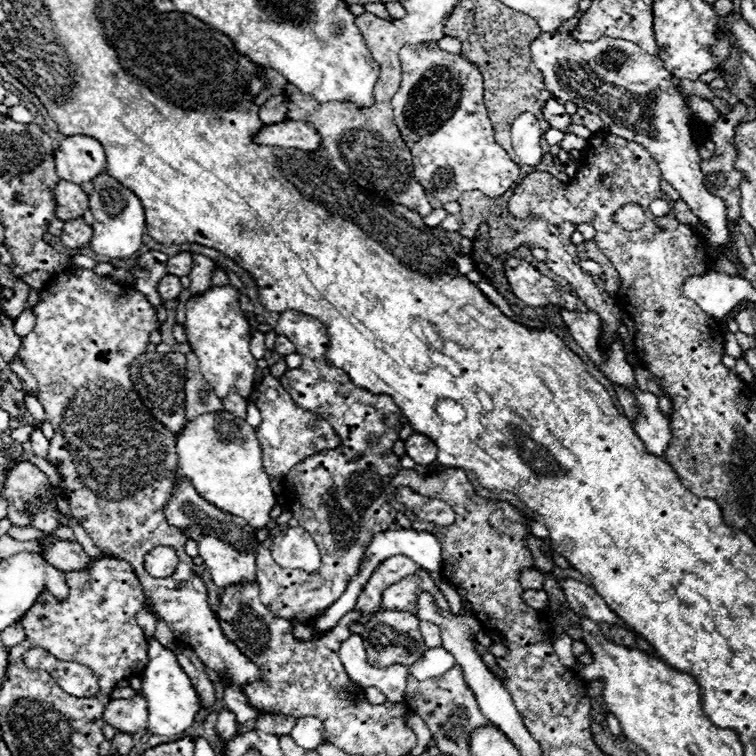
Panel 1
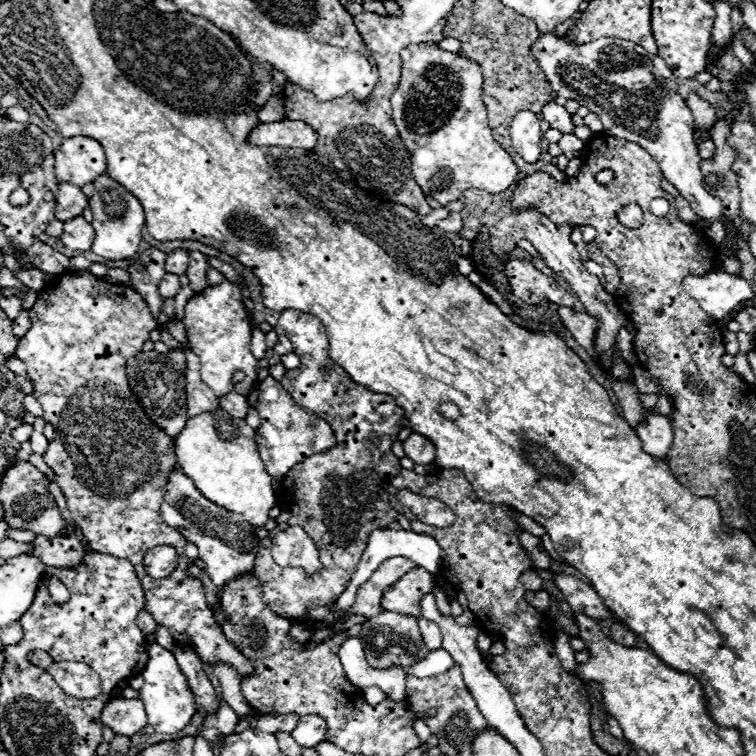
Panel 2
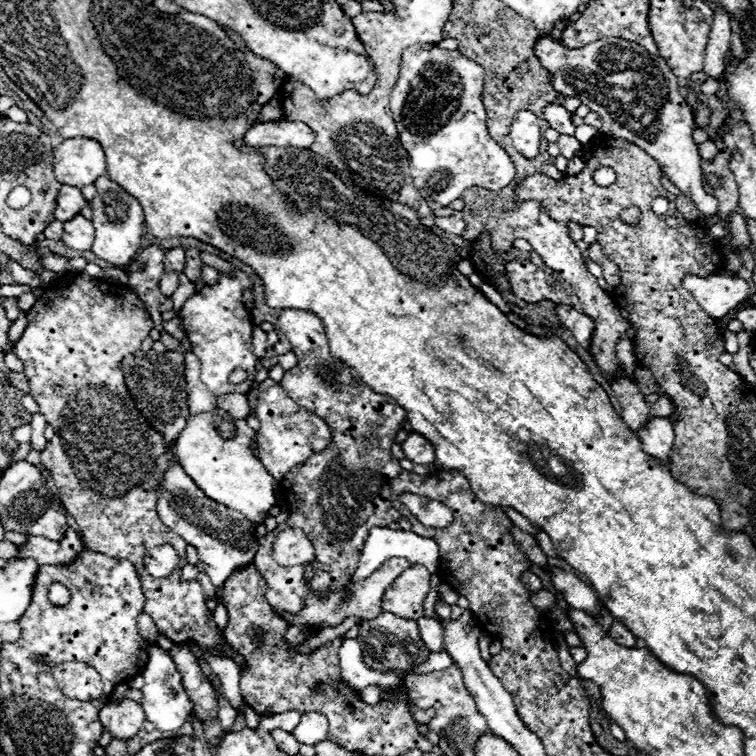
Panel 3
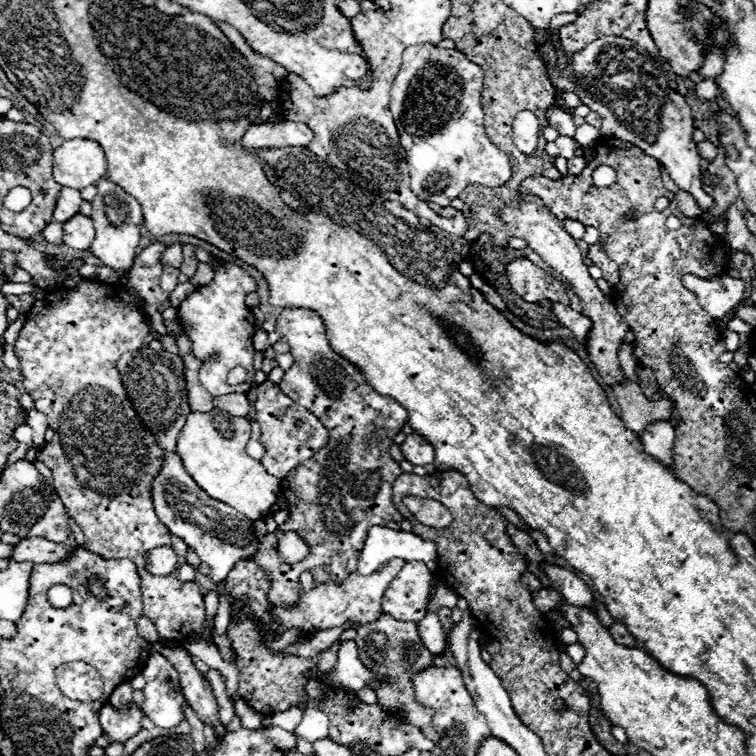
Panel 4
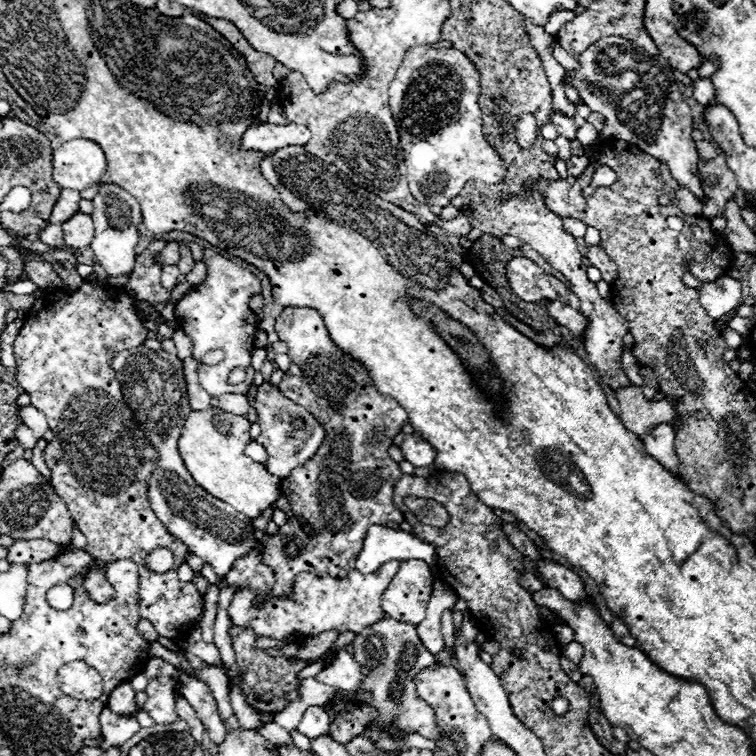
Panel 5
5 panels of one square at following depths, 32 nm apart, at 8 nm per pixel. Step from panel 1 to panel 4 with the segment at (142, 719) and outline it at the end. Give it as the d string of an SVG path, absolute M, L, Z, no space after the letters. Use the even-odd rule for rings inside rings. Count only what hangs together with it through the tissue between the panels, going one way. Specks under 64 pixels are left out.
M106 704L104 710L100 710L100 726L102 726L104 734L108 736L108 744L112 744L112 742L124 744L128 738L132 738L136 732L140 732L140 728L142 728L140 716L142 716L142 710L136 704L124 712L118 712Z

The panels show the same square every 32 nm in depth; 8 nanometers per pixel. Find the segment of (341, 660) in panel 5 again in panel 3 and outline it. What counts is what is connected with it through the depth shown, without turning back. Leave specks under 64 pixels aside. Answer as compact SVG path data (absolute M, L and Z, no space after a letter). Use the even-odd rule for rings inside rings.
M354 638L342 642L338 658L340 658L340 680L346 686L352 686L352 690L362 690L370 684L376 684L380 688L394 688L400 682L400 678L392 672L370 670L364 664L360 644Z

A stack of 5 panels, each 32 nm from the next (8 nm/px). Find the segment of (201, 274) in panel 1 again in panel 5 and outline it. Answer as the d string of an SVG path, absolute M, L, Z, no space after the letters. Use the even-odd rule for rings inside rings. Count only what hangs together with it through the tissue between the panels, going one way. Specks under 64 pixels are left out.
M180 244L180 262L178 262L180 272L182 272L182 274L188 274L188 272L192 270L192 264L194 264L194 258L192 258L192 254L190 254L188 246Z

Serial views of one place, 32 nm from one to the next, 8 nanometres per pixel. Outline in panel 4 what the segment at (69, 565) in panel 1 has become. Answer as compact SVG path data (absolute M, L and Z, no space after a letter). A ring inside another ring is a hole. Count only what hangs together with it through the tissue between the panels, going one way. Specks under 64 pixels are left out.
M70 534L70 538L62 544L44 540L44 538L28 538L28 540L20 540L14 550L10 560L14 562L34 562L34 564L44 564L44 562L58 562L64 556L68 556L70 552L74 552L78 546L74 542L74 536Z

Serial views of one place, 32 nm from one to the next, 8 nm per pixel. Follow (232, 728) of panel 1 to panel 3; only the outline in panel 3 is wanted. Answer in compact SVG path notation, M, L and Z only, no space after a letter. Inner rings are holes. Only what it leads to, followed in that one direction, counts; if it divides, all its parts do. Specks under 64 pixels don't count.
M218 694L218 708L220 708L218 710L218 724L224 732L230 732L230 726L234 724L234 718L236 718L236 710L222 694Z

